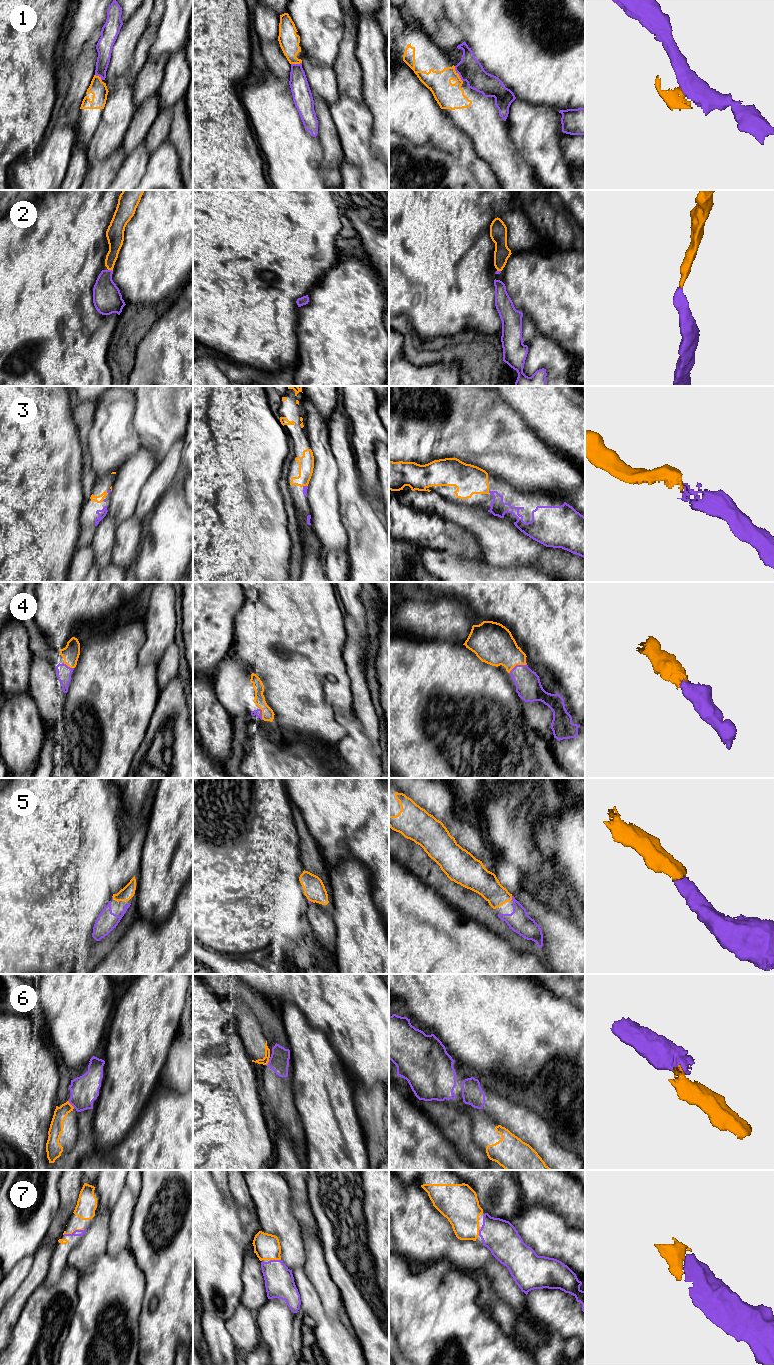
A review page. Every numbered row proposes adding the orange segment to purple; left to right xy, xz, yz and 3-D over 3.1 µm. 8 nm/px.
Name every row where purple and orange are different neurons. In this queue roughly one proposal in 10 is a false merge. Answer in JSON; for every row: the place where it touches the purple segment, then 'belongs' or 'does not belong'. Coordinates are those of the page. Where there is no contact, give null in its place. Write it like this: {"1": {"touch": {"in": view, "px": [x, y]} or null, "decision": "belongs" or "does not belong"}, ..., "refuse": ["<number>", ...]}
{"1": {"touch": {"in": "yz", "px": [458, 73]}, "decision": "does not belong"}, "2": {"touch": {"in": "xy", "px": [110, 270]}, "decision": "belongs"}, "3": {"touch": {"in": "xz", "px": [304, 486]}, "decision": "belongs"}, "4": {"touch": {"in": "yz", "px": [517, 665]}, "decision": "belongs"}, "5": {"touch": {"in": "yz", "px": [512, 898]}, "decision": "belongs"}, "6": {"touch": {"in": "xy", "px": [71, 1104]}, "decision": "does not belong"}, "7": {"touch": {"in": "xz", "px": [274, 1260]}, "decision": "belongs"}, "refuse": ["1", "6"]}

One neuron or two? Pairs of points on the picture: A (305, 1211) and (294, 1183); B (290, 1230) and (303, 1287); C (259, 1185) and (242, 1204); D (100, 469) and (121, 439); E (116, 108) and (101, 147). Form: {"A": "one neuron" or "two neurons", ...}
{"A": "one neuron", "B": "two neurons", "C": "two neurons", "D": "one neuron", "E": "one neuron"}

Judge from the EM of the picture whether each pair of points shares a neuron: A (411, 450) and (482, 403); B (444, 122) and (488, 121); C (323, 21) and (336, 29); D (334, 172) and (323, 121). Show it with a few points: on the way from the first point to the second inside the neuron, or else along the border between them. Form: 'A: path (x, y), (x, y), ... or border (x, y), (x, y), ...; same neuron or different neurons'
A: path (429, 432), (444, 428), (454, 418), (464, 418); same neuron
B: border (442, 109), (452, 122); different neurons
C: path (326, 24), (333, 29); same neuron
D: path (332, 159), (332, 147), (327, 134); same neuron

